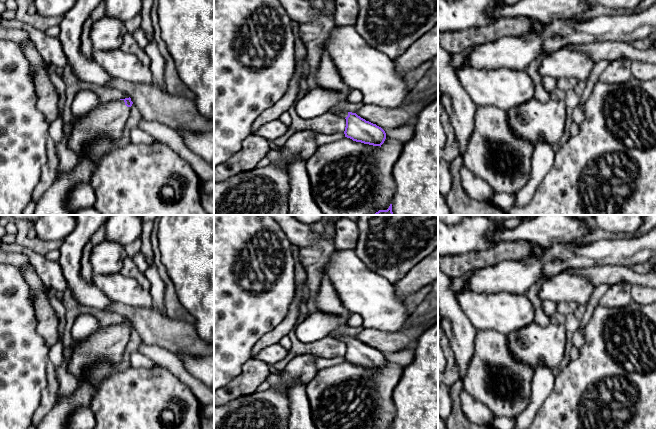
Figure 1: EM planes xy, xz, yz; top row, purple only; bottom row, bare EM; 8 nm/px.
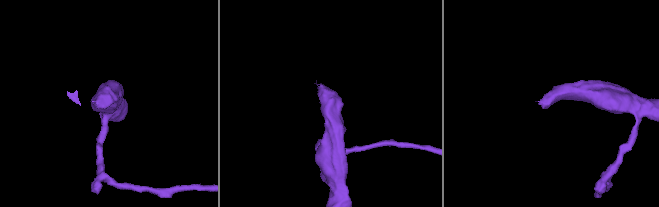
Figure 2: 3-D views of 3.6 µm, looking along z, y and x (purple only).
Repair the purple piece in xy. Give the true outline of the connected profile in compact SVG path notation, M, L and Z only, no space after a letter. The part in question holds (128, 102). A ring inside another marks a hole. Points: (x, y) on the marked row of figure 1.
M130 97L108 102L94 108L73 126L72 133L68 136L68 147L79 156L78 164L72 170L61 173L56 177L53 185L36 202L33 215L72 215L67 206L69 195L76 184L90 183L96 166L96 160L87 154L88 146L100 137L117 140L121 136L129 118L132 104Z

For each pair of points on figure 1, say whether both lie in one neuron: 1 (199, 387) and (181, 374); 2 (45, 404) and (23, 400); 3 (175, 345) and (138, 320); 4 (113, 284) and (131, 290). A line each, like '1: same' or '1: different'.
1: same
2: different
3: same
4: same

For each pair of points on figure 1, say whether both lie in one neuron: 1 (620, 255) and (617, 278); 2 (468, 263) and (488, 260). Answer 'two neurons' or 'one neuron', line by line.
1: two neurons
2: one neuron

